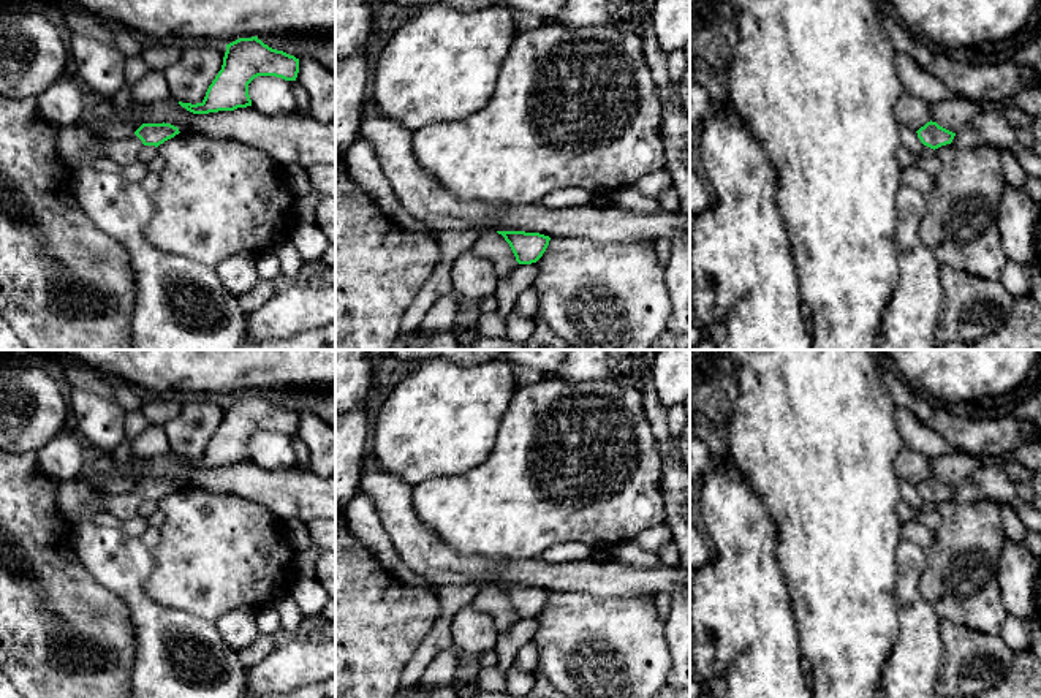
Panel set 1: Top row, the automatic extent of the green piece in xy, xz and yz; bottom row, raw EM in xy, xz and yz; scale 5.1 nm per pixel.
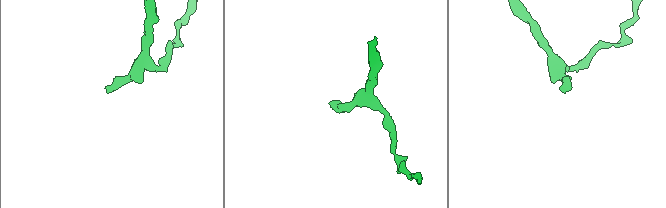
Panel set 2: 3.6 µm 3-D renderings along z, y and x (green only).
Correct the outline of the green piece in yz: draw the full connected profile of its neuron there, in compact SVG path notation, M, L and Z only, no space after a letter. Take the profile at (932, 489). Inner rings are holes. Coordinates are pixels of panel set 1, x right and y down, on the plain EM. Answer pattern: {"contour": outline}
{"contour": "M927 476L918 486L921 497L930 503L938 503L941 500L951 499L956 487L940 481L937 476Z"}

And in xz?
{"contour": "M497 586L509 598L519 619L536 617L546 606L551 592L539 587Z"}

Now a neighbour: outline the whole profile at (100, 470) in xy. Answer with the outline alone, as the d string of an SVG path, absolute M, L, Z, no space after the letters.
M89 453L79 478L89 481L97 491L104 494L123 494L134 489L134 483L115 470L111 454Z

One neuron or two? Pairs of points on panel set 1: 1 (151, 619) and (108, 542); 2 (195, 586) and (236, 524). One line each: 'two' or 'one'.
1: one
2: one

